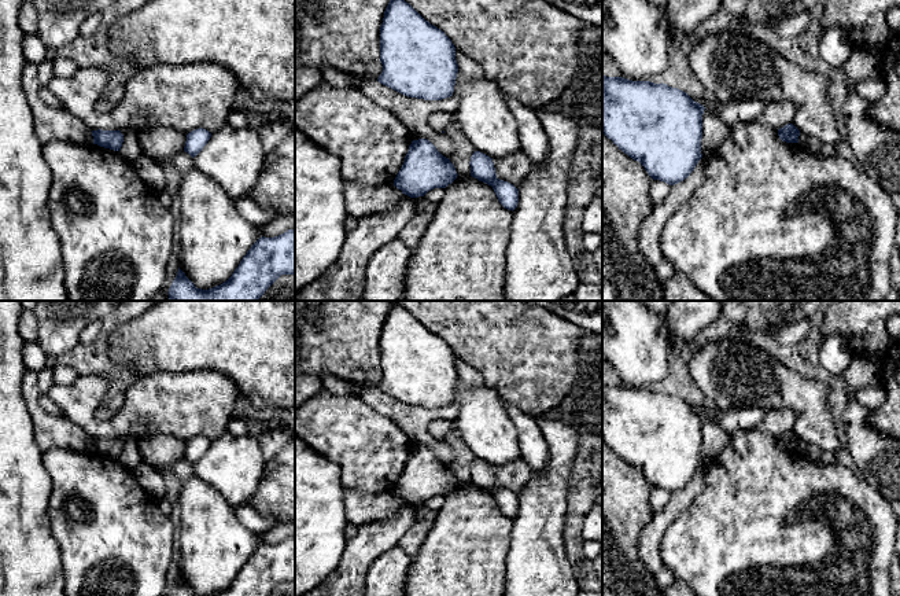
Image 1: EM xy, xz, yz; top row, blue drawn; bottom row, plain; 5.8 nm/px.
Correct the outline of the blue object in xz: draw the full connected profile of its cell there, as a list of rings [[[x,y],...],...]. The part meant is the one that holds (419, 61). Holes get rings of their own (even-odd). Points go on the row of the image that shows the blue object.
[[[390,0],[384,11],[383,23],[380,26],[380,62],[383,71],[377,81],[405,96],[424,100],[442,100],[453,96],[458,73],[455,47],[445,32],[425,21],[405,0]]]

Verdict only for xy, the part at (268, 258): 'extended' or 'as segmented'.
as segmented

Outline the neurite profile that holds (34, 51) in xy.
[[[25,34],[23,54],[26,60],[40,66],[45,62],[48,49],[44,47],[37,34]]]

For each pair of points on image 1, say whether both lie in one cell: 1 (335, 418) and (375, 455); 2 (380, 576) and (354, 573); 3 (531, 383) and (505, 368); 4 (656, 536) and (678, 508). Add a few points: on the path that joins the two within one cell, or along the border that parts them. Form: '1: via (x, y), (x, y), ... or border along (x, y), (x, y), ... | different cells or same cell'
1: via (345, 427), (365, 445) | same cell
2: border along (388, 548), (372, 562), (365, 581) | different cells
3: via (524, 376), (516, 368), (512, 368) | same cell
4: via (656, 529), (671, 512) | same cell

